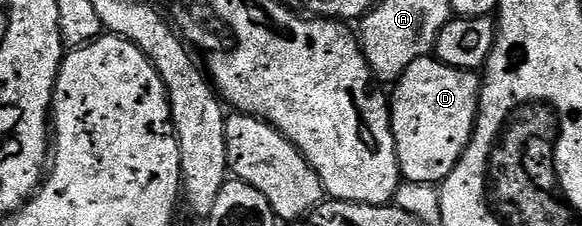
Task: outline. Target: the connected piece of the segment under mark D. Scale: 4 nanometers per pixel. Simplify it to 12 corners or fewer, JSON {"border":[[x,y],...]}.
{"border":[[423,56],[394,81],[402,179],[442,185],[475,131],[481,80]]}

